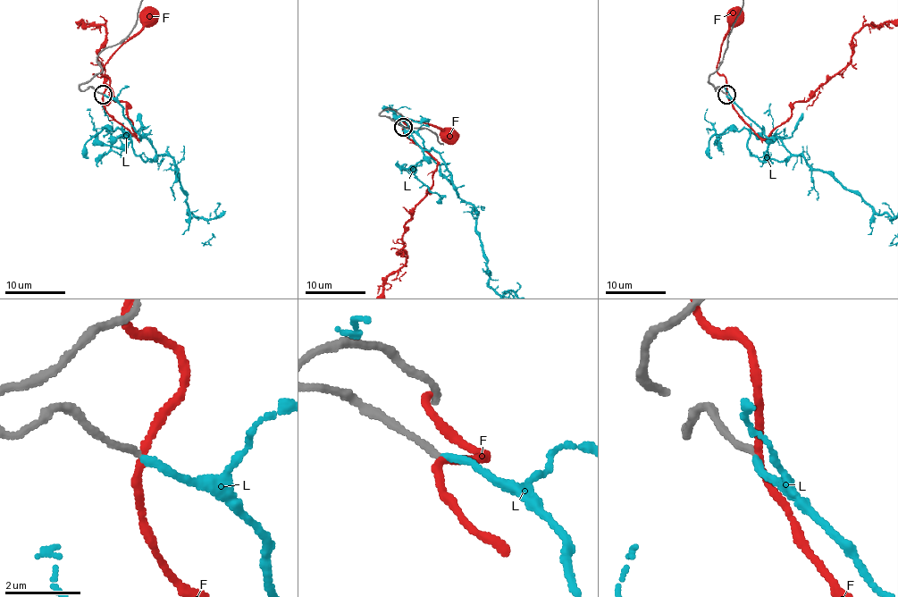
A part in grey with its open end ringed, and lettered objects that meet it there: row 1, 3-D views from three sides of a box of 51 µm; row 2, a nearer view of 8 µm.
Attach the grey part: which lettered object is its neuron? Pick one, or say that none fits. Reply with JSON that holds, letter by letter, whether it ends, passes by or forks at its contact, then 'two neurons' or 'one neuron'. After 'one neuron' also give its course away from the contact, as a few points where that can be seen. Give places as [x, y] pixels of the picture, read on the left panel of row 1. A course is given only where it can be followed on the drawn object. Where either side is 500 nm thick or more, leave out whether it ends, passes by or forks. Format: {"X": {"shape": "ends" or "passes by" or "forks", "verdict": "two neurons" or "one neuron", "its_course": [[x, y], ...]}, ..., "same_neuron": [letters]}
{"F": {"shape": "passes by", "verdict": "two neurons"}, "L": {"shape": "ends", "verdict": "one neuron"}, "same_neuron": ["L"]}

